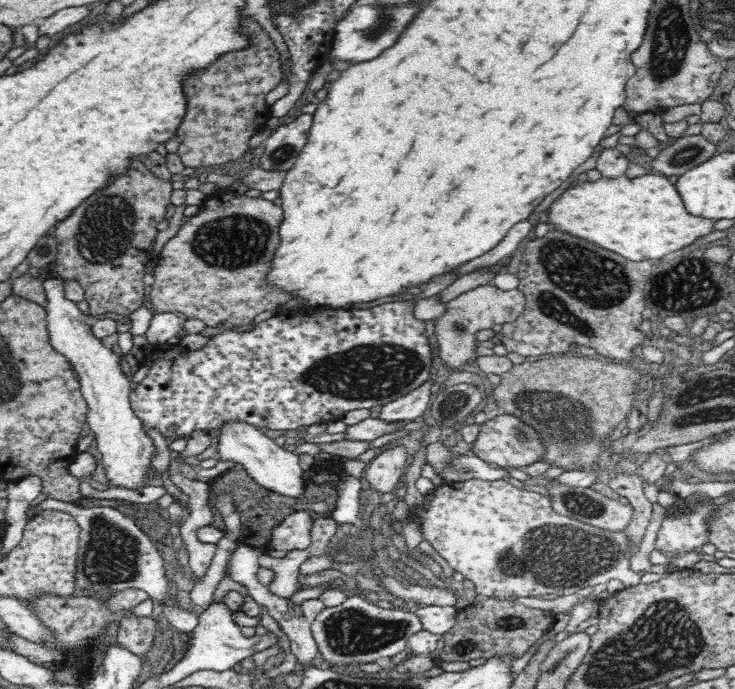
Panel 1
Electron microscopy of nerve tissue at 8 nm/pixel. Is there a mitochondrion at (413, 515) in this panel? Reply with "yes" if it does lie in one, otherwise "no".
no

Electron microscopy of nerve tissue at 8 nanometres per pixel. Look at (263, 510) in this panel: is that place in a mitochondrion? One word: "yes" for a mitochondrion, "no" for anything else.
yes

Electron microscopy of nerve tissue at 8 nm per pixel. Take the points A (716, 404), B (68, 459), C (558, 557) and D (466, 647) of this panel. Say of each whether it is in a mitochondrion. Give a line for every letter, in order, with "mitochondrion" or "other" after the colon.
A: mitochondrion
B: other
C: mitochondrion
D: mitochondrion

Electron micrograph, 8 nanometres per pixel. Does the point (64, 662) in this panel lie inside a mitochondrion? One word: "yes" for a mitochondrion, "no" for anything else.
no

